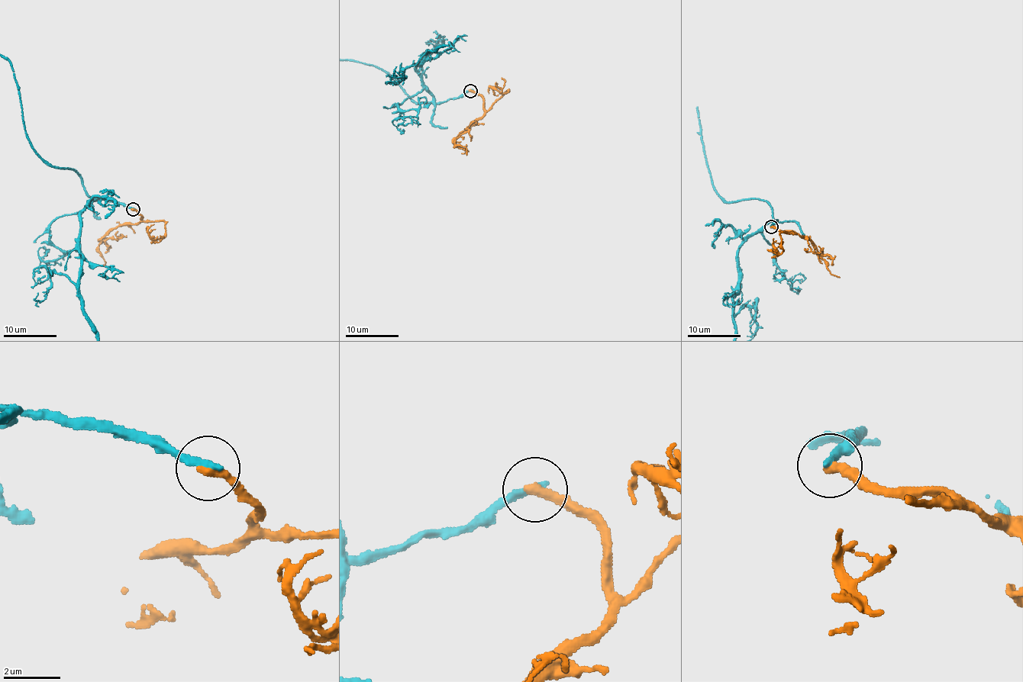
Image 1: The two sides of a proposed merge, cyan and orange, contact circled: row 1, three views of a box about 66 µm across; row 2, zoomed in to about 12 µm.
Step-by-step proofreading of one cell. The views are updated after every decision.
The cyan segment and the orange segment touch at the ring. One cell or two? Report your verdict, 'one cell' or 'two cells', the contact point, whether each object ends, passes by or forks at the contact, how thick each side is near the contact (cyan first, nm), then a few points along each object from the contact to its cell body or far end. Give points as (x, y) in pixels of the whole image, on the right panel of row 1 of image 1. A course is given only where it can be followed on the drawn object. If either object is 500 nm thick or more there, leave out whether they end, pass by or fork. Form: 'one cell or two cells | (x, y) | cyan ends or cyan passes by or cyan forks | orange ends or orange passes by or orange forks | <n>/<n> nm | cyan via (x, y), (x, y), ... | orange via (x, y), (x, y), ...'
two cells | (771, 226) | cyan ends | orange ends | 280/360 nm | cyan via (771, 226), (776, 220), (771, 207), (757, 198), (722, 199), (714, 188), (696, 103), (693, 113), (694, 107) | orange via (771, 226), (798, 233), (801, 237), (808, 239), (824, 262), (827, 269), (840, 277)

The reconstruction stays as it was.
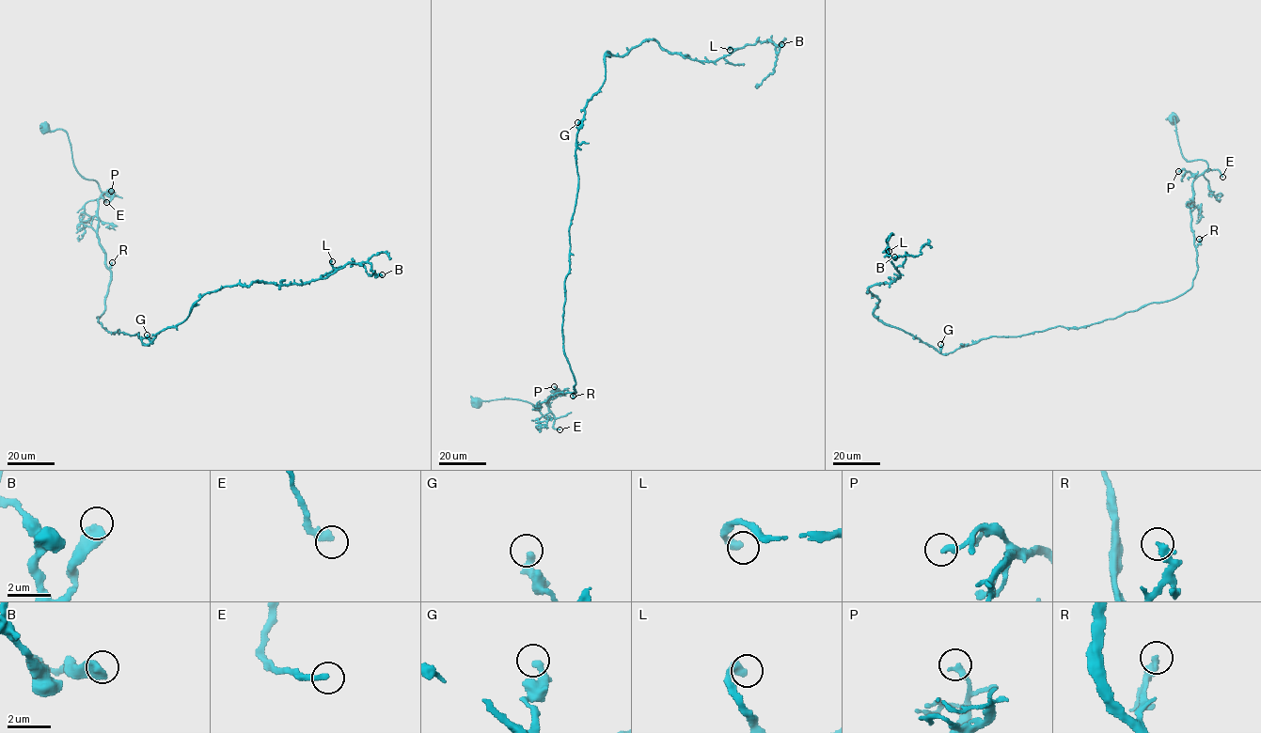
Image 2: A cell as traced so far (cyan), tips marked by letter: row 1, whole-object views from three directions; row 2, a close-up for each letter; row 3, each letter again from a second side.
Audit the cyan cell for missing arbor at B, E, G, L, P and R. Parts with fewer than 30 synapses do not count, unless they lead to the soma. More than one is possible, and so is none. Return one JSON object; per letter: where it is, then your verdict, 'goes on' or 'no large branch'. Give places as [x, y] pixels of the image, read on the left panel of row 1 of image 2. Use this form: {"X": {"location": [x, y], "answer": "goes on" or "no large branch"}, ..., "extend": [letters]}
{"B": {"location": [382, 274], "answer": "no large branch"}, "E": {"location": [106, 202], "answer": "no large branch"}, "G": {"location": [147, 335], "answer": "no large branch"}, "L": {"location": [332, 261], "answer": "goes on"}, "P": {"location": [111, 191], "answer": "no large branch"}, "R": {"location": [112, 262], "answer": "no large branch"}, "extend": ["L"]}

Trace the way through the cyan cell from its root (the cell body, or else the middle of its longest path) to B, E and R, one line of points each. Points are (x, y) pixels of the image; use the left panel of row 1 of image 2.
B: (45, 128), (104, 193), (109, 332), (146, 345), (225, 287), (382, 274)
E: (45, 128), (50, 131), (63, 129), (66, 132), (75, 168), (86, 179), (96, 180), (106, 202)
R: (45, 128), (66, 132), (75, 168), (96, 180), (104, 193), (98, 201), (97, 233), (108, 269), (112, 262)

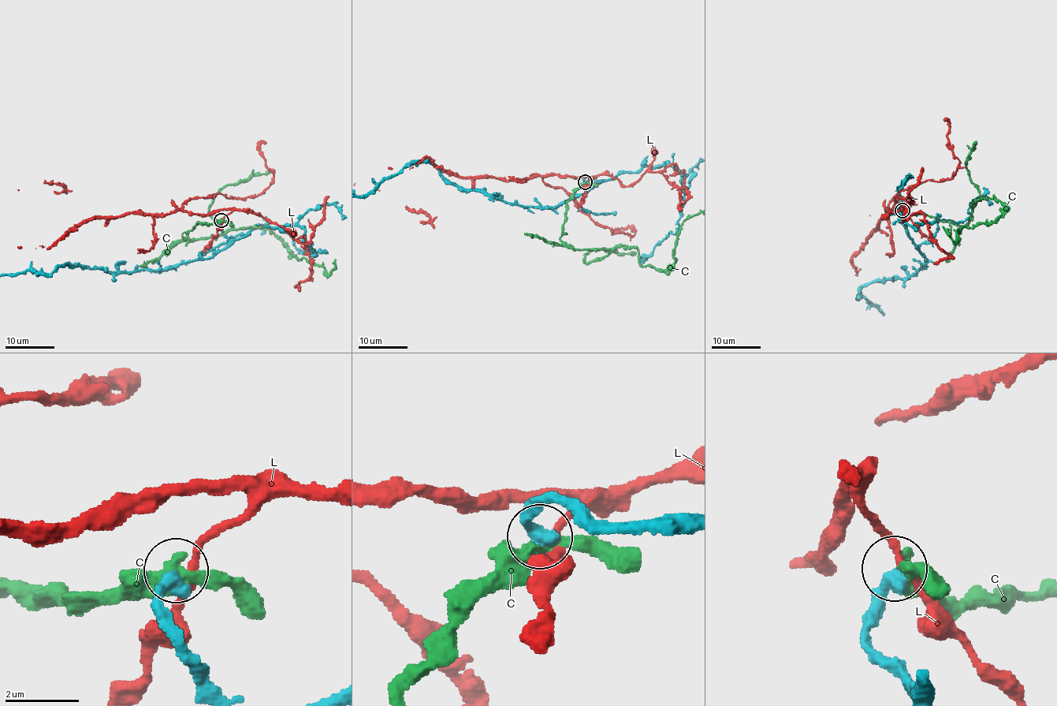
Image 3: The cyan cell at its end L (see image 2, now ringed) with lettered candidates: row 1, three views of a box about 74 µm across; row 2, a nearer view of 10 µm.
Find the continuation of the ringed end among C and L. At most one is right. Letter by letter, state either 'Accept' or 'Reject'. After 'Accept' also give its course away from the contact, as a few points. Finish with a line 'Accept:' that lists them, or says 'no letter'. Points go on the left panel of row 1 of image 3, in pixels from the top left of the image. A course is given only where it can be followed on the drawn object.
C: Reject
L: Reject
Accept: no letter

